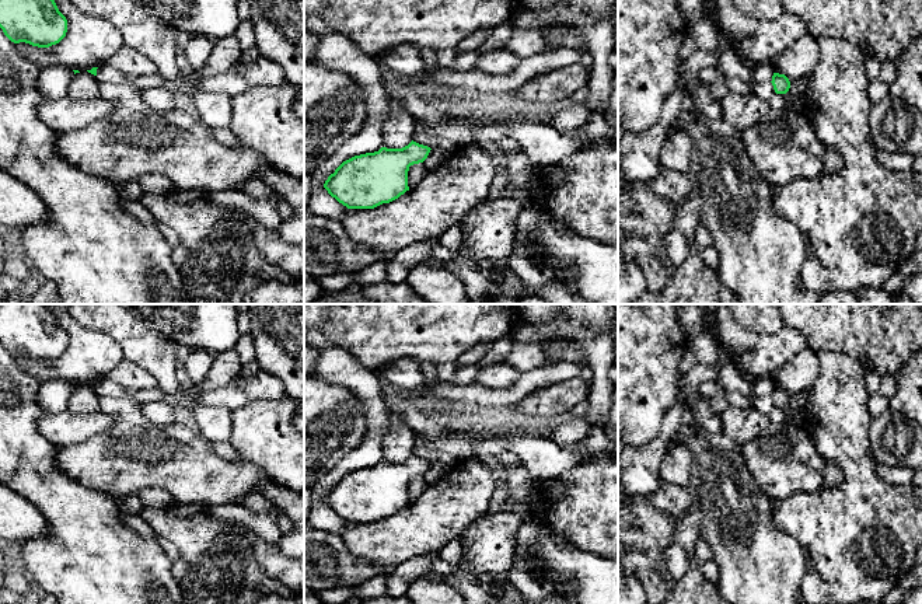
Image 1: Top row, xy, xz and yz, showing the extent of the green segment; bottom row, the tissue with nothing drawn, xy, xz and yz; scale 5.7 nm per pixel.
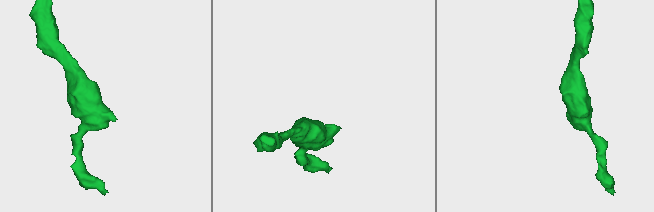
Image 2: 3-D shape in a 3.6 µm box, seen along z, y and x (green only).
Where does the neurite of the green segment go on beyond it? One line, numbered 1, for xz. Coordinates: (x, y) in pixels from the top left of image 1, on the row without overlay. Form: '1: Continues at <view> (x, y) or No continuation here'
1: No continuation here

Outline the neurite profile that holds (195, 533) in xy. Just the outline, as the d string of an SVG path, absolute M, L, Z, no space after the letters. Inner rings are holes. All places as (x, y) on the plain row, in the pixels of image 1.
M146 506L140 516L156 535L172 541L178 547L181 559L188 563L202 555L221 531L235 524L216 519L209 512L177 516L168 507Z

